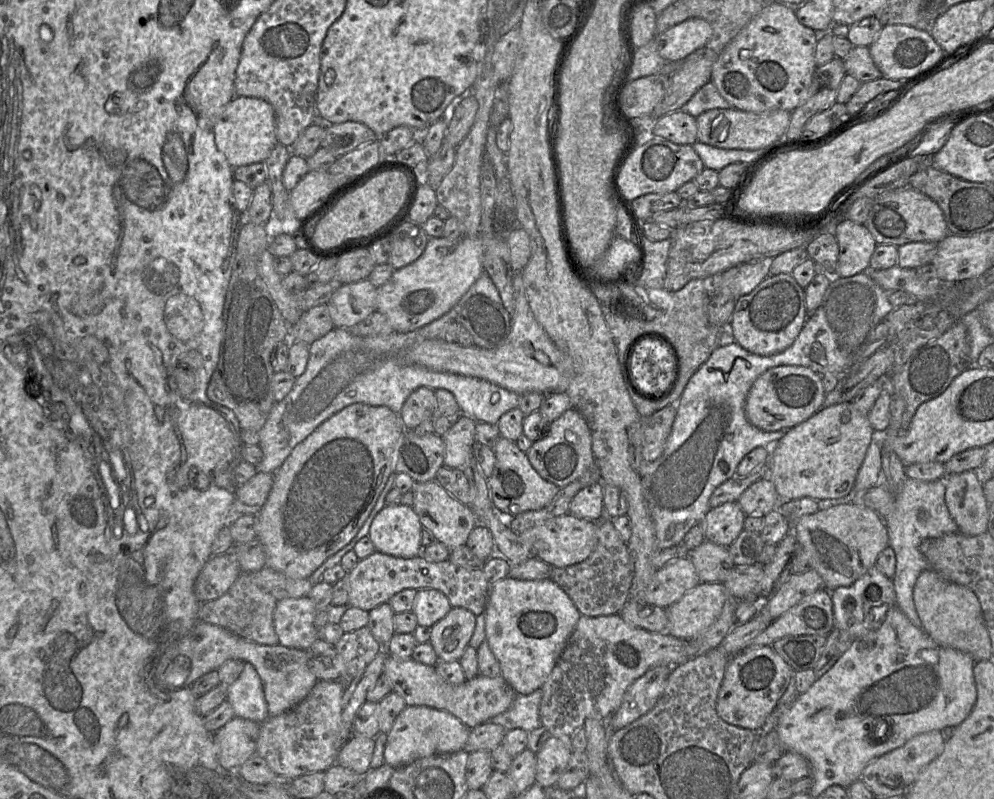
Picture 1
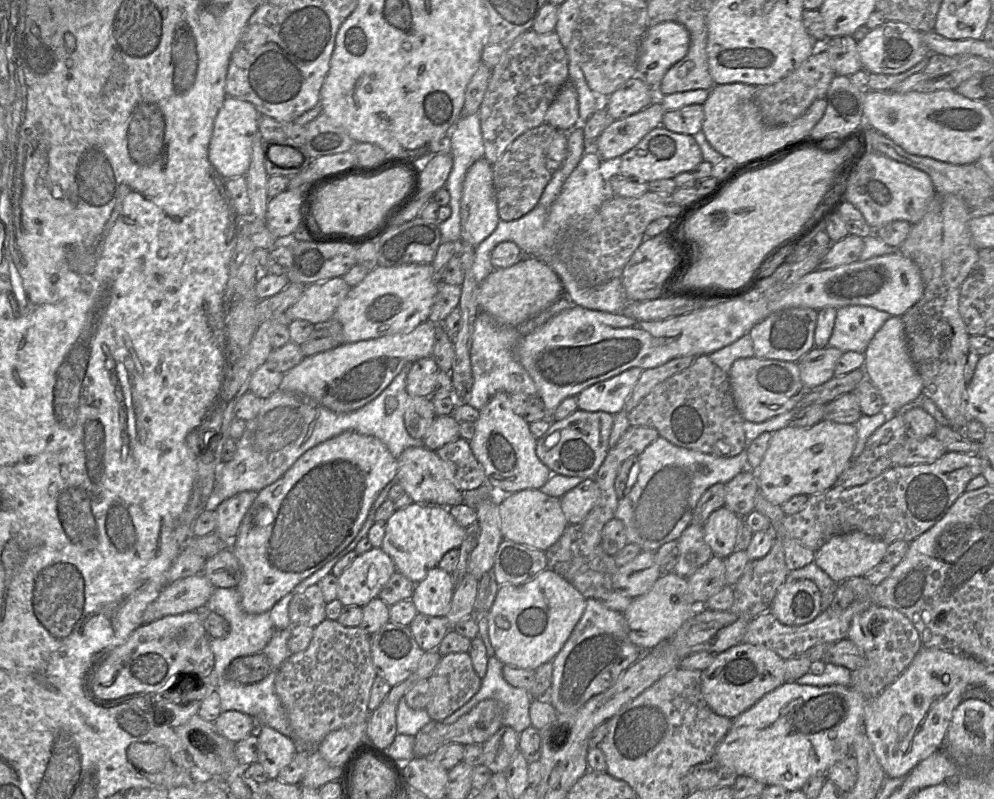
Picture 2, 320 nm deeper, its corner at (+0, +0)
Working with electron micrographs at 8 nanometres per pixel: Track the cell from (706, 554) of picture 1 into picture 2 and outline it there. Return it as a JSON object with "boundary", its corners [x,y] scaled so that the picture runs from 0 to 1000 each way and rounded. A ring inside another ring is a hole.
{"boundary":[[[694,656],[681,675],[682,702],[678,710],[678,717],[693,722],[704,710],[711,705],[717,696],[717,691],[708,677],[706,658]]]}

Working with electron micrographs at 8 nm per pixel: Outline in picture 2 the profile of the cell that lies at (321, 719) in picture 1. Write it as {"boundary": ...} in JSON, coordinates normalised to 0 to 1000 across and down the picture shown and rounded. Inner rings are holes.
{"boundary":[[[260,907],[255,919],[260,924],[260,954],[271,975],[279,974],[283,962],[289,959],[299,942],[296,927],[270,909]]]}

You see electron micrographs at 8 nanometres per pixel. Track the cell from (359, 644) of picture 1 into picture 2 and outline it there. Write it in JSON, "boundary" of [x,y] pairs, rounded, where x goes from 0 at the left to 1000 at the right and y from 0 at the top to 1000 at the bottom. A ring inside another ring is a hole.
{"boundary":[[[327,775],[316,786],[314,801],[306,815],[293,819],[282,834],[277,847],[277,862],[288,889],[298,920],[300,940],[320,939],[321,931],[334,915],[369,904],[370,880],[378,837],[373,821],[372,795],[362,785],[348,785],[339,776]]]}

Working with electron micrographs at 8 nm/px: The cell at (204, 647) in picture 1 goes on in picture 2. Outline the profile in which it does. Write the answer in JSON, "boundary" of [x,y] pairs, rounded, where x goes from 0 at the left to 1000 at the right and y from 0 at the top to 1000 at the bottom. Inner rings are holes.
{"boundary":[[[198,765],[171,770],[144,781],[127,804],[113,814],[100,832],[92,854],[93,869],[104,877],[161,865],[181,854],[212,850],[215,819]]]}

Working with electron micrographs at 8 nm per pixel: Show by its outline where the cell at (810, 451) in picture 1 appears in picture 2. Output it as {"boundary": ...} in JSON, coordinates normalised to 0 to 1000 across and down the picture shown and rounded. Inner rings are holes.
{"boundary":[[[829,524],[812,536],[792,533],[780,539],[763,587],[757,588],[763,601],[763,612],[771,626],[785,633],[801,620],[828,617],[838,610],[856,578],[861,554],[859,532]]]}

